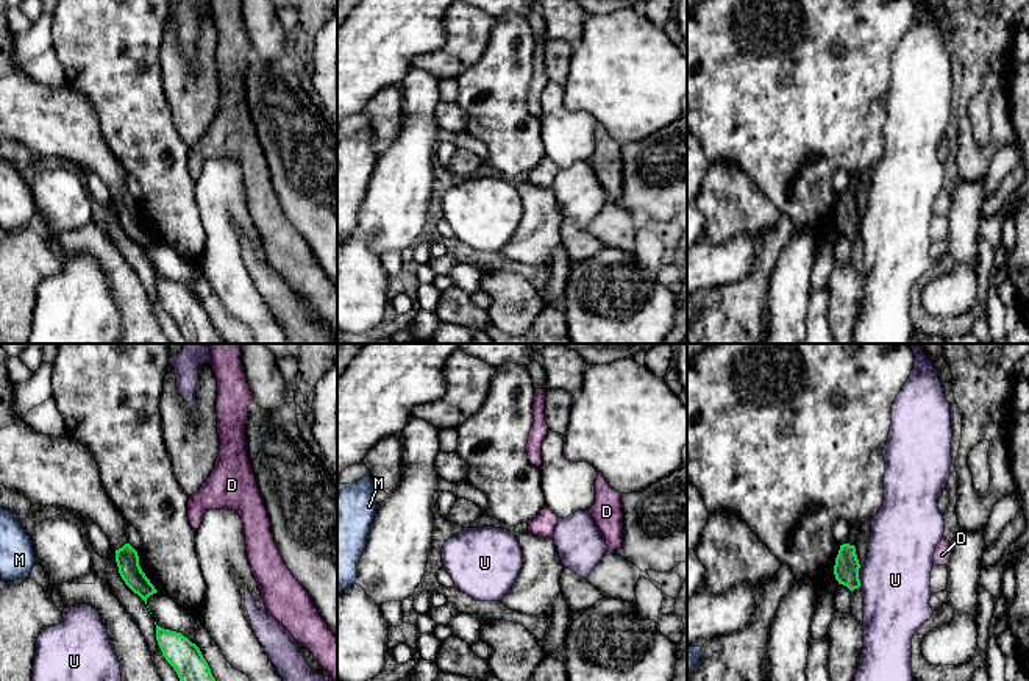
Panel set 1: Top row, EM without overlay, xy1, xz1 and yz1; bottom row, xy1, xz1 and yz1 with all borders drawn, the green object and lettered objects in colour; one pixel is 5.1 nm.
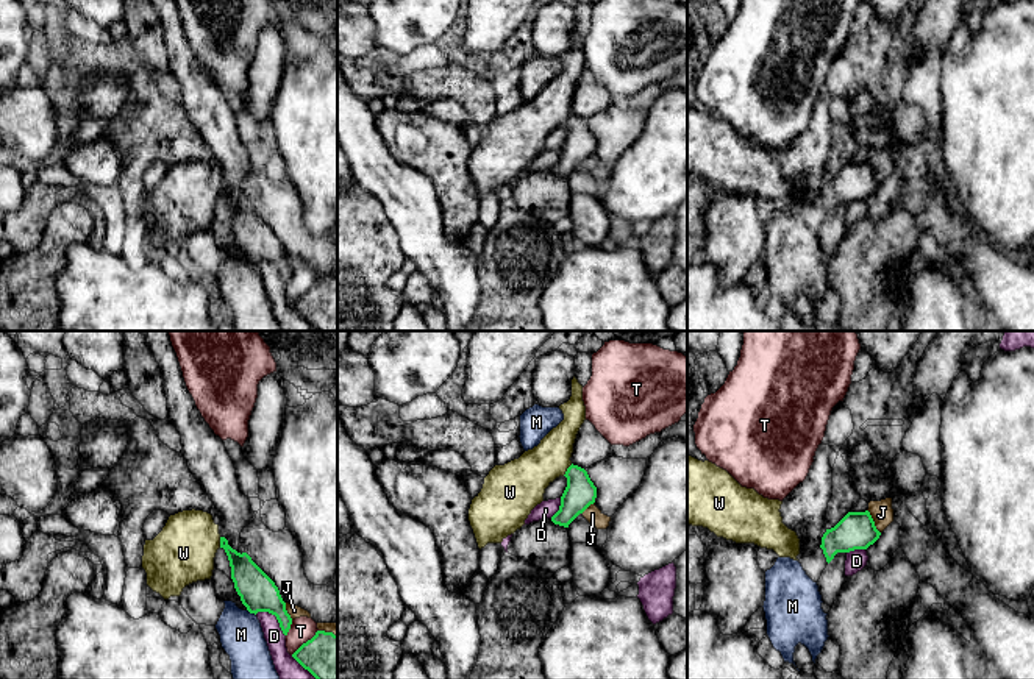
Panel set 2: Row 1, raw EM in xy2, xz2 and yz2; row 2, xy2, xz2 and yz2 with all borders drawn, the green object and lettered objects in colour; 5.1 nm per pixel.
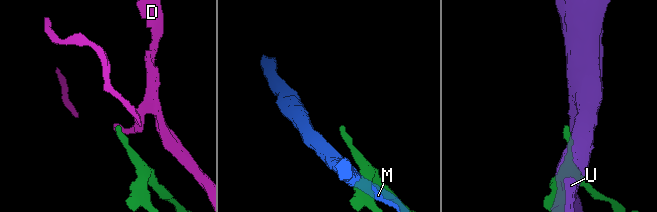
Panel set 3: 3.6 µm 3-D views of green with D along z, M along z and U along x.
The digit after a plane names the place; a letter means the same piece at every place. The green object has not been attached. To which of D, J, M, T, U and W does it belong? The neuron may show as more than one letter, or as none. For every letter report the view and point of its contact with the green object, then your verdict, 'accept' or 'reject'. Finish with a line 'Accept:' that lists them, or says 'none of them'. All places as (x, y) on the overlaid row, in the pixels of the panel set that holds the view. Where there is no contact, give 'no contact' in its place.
D: contact xy2 (275, 615); reject
J: contact yz2 (873, 522); reject
M: contact xy2 (252, 612); reject
T: contact xy2 (306, 642); reject
U: contact yz1 (858, 577); reject
W: contact xz2 (567, 470); reject
Accept: none of them

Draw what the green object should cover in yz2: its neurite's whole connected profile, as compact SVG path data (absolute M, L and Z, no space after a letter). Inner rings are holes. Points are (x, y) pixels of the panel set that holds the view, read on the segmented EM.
M868 510L848 512L834 528L826 529L820 548L829 563L837 553L867 549L879 535Z

